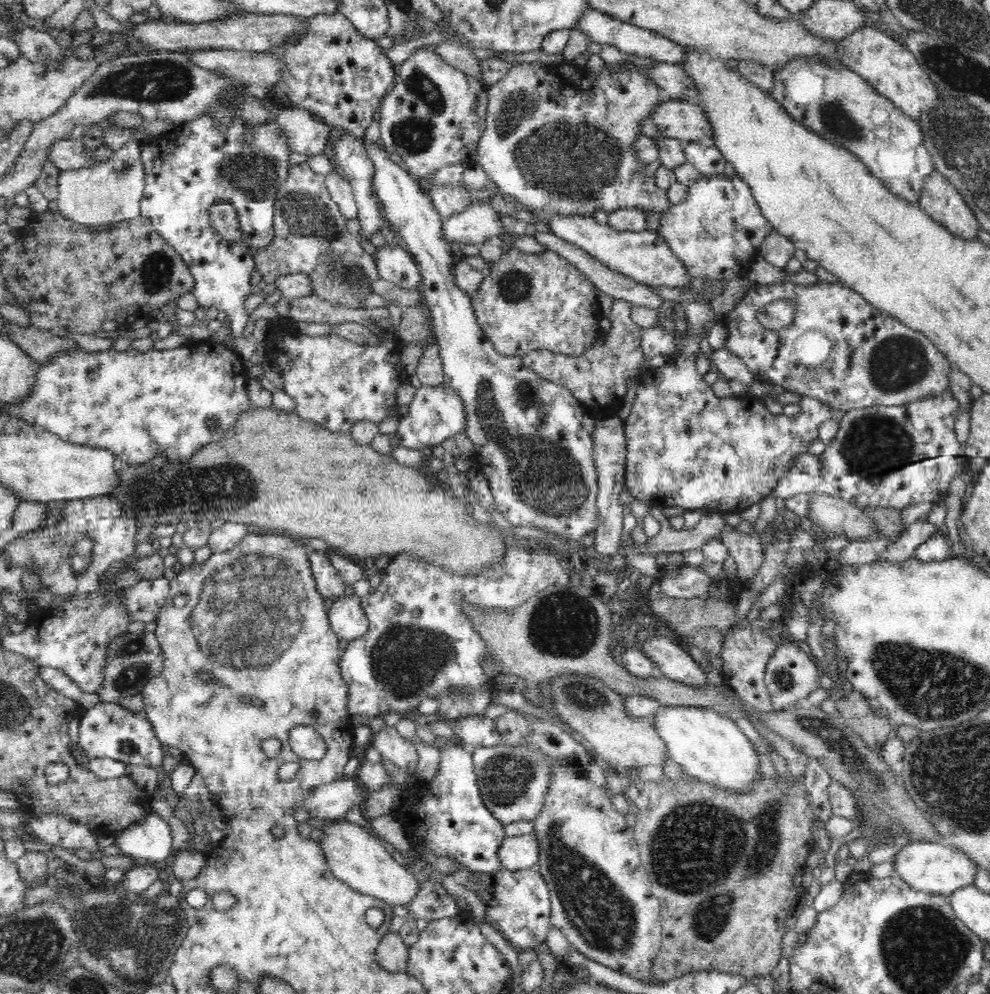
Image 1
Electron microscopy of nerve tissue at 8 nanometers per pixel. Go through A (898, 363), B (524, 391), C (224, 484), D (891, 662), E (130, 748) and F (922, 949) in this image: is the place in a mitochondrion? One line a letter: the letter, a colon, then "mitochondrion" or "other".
A: mitochondrion
B: mitochondrion
C: mitochondrion
D: mitochondrion
E: other
F: mitochondrion

